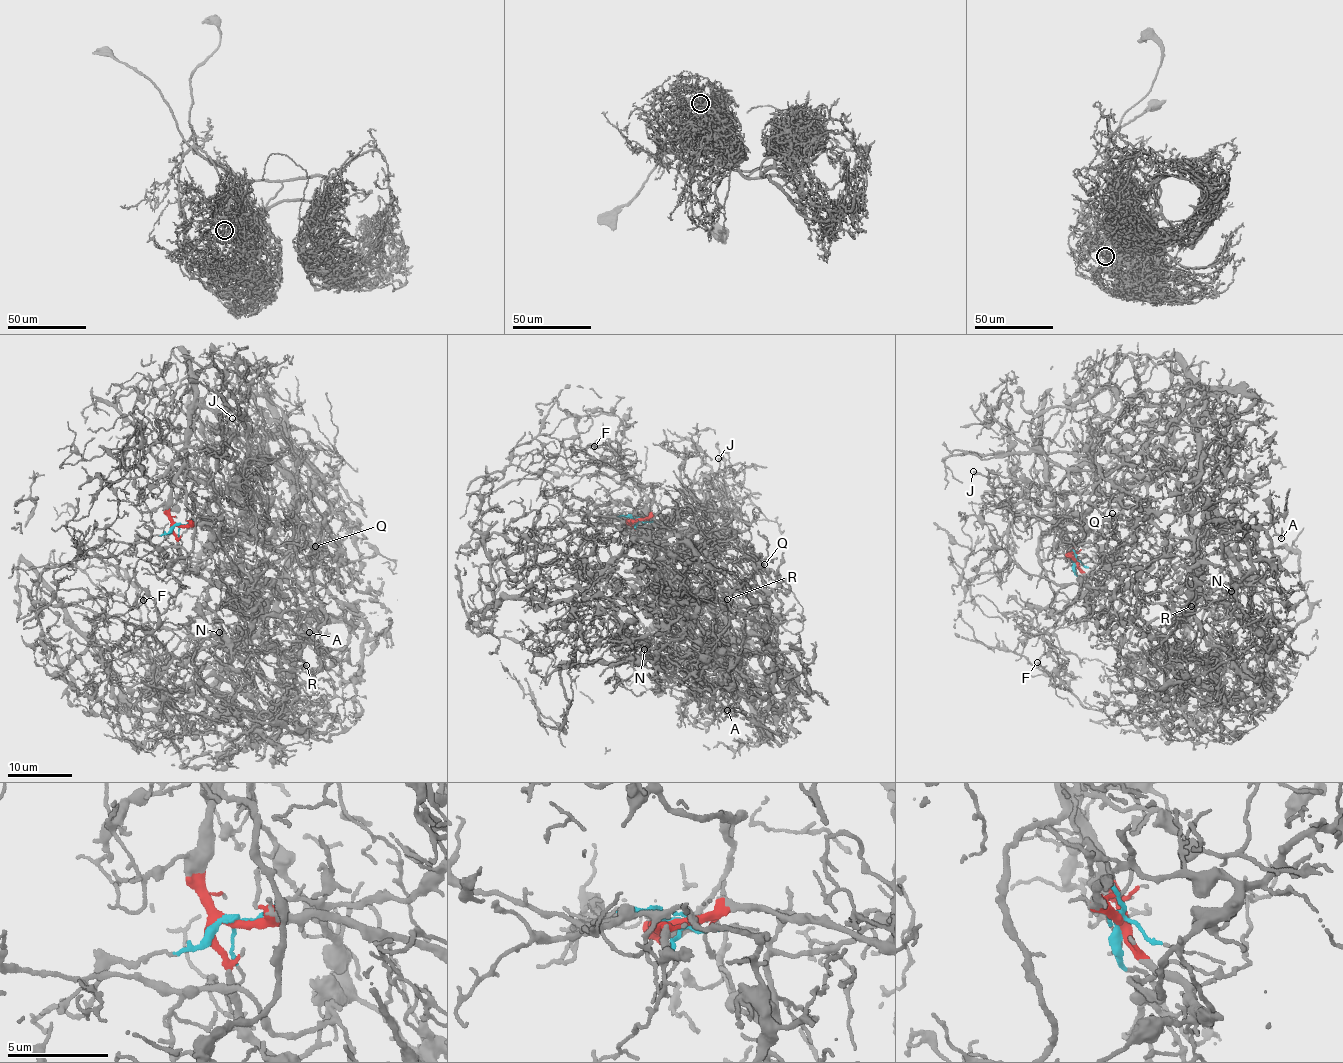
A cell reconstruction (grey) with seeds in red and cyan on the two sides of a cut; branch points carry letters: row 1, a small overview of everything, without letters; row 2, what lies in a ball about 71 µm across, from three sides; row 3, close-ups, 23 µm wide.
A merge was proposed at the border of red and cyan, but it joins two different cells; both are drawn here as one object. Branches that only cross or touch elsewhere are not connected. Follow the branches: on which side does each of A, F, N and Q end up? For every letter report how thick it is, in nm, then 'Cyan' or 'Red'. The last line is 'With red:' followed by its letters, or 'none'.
A: Thickness 200 nm. Cyan
F: Thickness 160 nm. Red
N: Thickness 120 nm. Cyan
Q: Thickness 130 nm. Red
With red: F, Q

